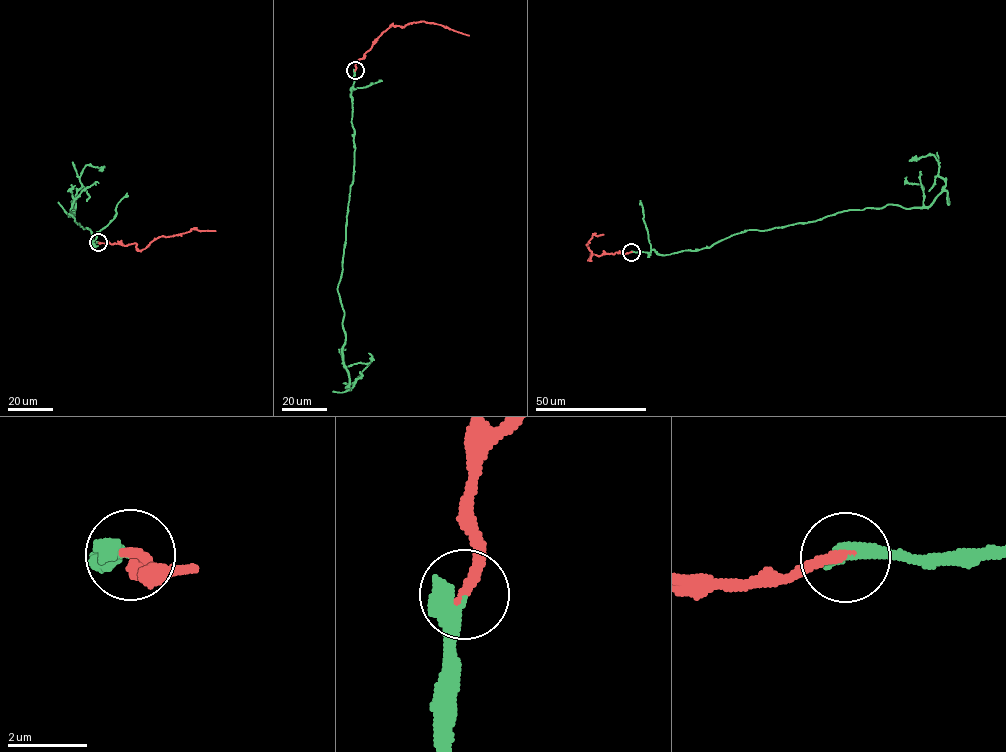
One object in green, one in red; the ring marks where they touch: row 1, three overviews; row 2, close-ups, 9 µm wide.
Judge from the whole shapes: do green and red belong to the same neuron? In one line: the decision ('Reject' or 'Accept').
Accept

